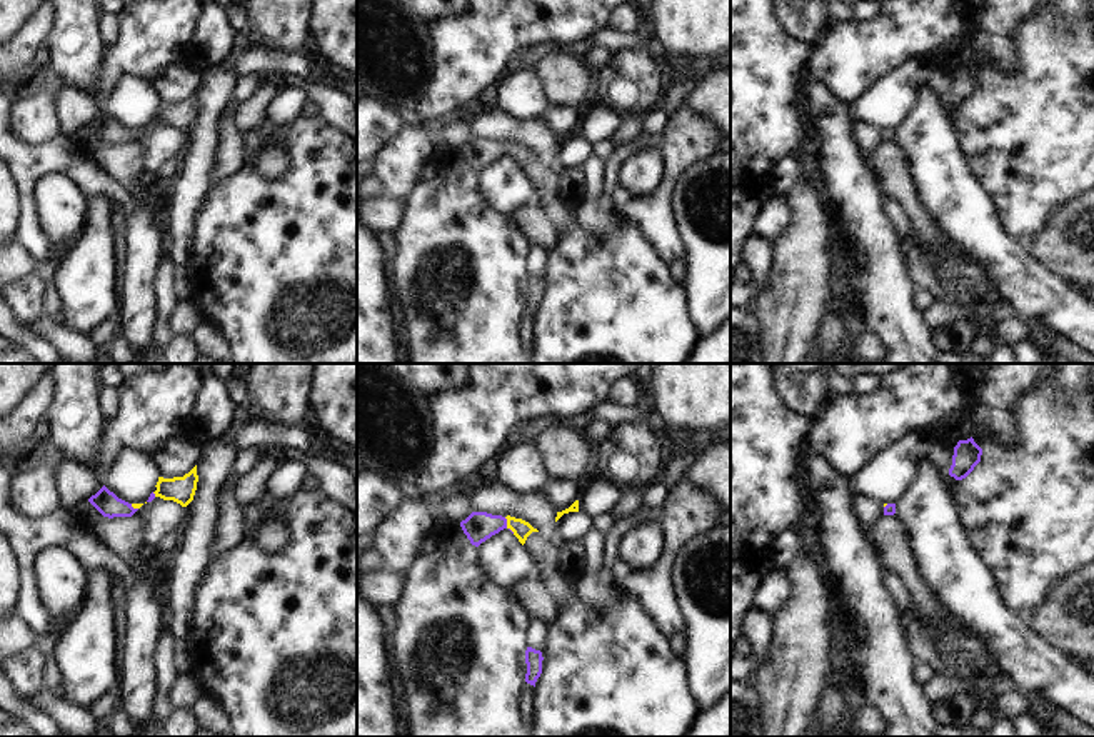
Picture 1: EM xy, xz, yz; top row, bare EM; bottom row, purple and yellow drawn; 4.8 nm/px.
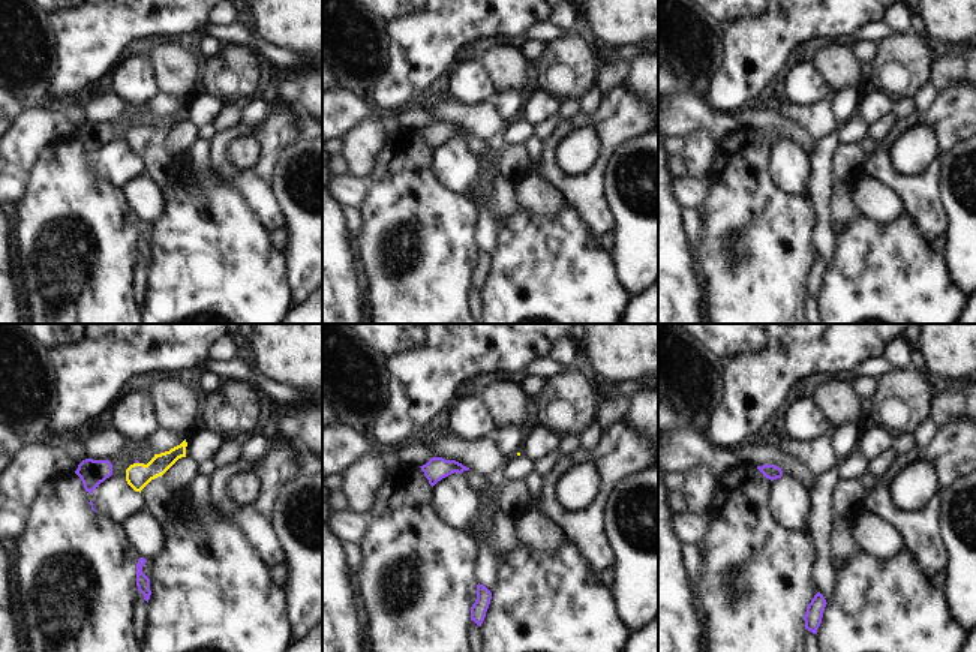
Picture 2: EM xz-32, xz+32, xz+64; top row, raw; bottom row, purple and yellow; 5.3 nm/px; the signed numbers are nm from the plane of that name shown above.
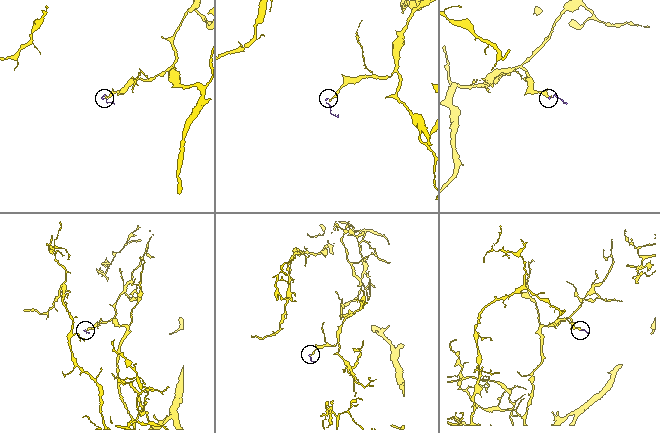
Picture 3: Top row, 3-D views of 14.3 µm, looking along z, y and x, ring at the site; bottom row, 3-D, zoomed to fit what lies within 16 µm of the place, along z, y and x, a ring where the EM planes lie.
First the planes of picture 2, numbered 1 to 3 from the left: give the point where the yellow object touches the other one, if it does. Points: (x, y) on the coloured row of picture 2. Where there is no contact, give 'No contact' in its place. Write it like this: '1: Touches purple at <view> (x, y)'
1: Touches purple at xz-32 (137, 462)
2: No contact
3: No contact

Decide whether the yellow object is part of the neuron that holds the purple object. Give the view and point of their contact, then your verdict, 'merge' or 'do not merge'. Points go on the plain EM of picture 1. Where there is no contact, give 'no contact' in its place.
contact xz (506, 152); merge

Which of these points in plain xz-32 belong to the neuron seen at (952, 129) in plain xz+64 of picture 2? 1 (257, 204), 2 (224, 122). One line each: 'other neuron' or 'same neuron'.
1: same neuron
2: other neuron

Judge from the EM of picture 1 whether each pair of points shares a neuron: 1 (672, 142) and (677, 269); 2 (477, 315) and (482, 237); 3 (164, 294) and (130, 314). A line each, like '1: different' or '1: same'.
1: different
2: same
3: different

